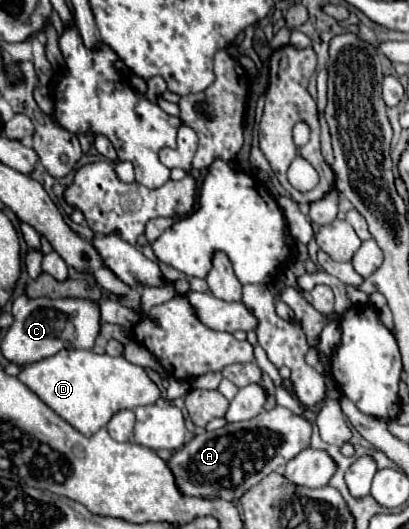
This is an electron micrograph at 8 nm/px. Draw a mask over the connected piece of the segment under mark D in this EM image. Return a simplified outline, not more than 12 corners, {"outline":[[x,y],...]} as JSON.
{"outline":[[60,350],[18,380],[84,436],[160,400],[124,356]]}

